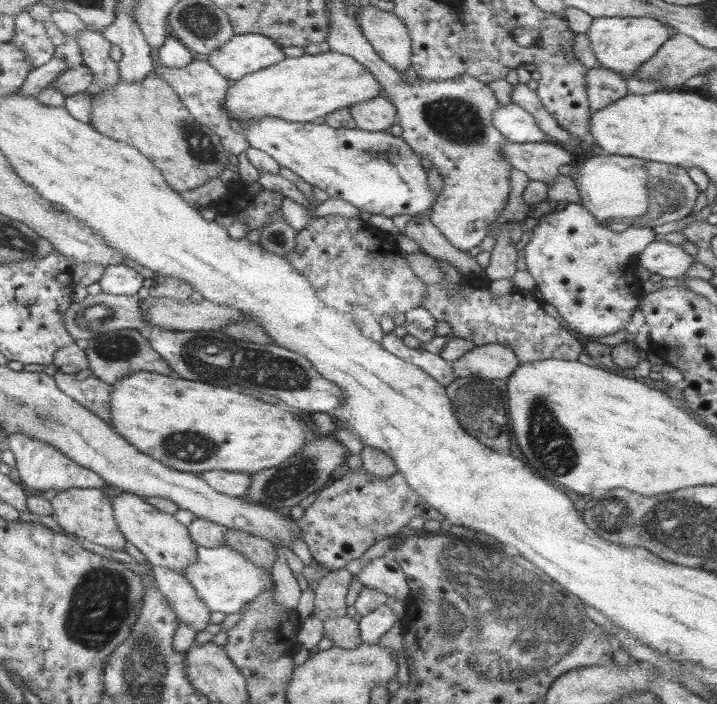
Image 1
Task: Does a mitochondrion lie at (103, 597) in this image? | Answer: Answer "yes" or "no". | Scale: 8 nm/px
yes

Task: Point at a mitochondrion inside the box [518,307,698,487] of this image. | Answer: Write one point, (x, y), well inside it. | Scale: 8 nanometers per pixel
(544, 431)

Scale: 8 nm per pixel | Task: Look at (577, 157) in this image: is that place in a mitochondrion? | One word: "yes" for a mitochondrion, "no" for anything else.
no

